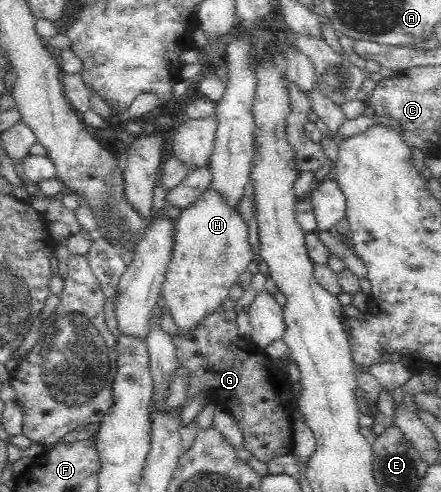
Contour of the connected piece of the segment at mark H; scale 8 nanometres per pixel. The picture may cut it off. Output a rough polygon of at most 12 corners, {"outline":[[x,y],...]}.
{"outline":[[211,182],[173,224],[161,296],[188,334],[253,259]]}

